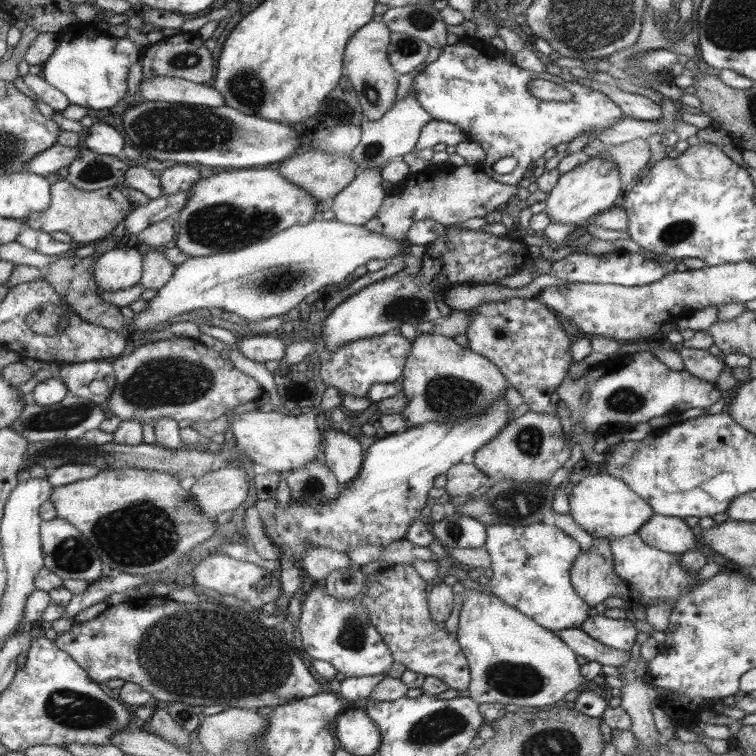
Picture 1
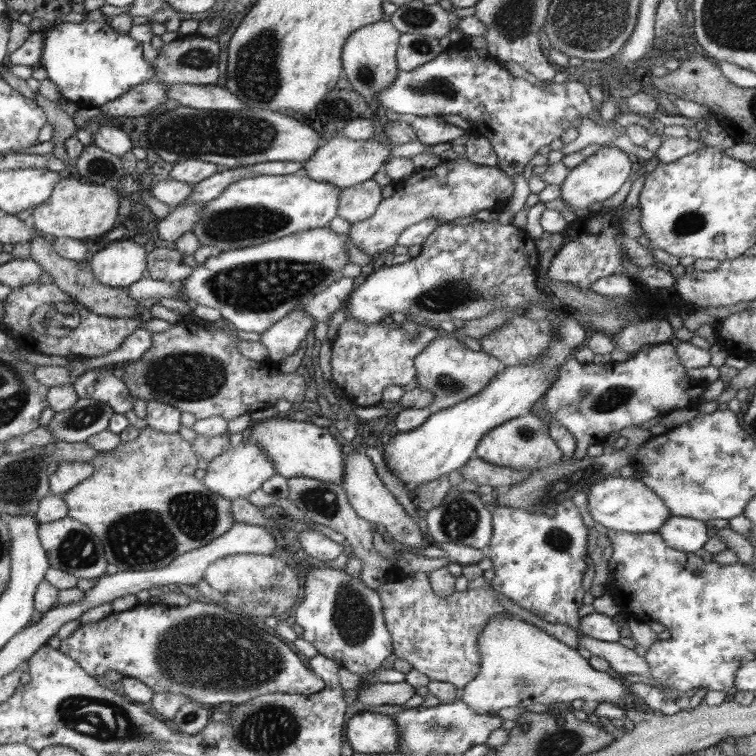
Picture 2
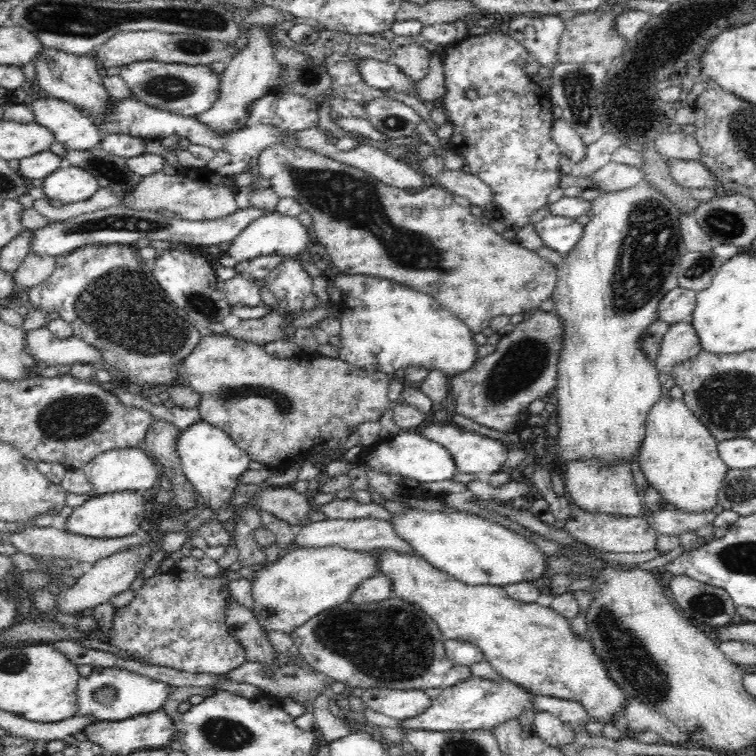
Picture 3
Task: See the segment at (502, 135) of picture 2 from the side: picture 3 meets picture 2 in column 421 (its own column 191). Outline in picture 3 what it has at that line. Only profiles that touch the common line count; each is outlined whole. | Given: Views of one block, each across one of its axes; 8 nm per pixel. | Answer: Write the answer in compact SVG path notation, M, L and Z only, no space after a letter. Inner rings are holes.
M143 60L121 66L119 76L124 80L134 98L140 102L154 108L164 109L166 112L197 117L209 109L211 104L214 104L220 75L201 64L188 66L188 64L182 63Z

